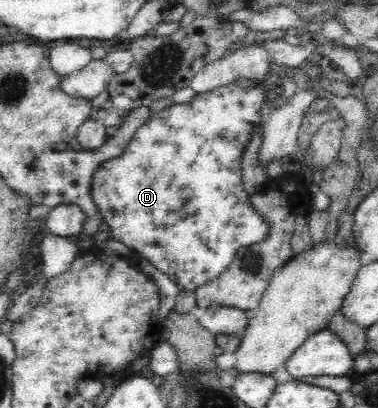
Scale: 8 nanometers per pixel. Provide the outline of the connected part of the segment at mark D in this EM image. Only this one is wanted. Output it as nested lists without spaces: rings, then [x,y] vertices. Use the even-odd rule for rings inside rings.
[[[230,82],[228,85],[220,85],[220,87],[216,87],[212,91],[206,91],[206,93],[196,93],[190,101],[184,104],[173,103],[158,112],[152,111],[148,121],[136,129],[136,133],[134,133],[122,155],[102,163],[93,175],[91,195],[94,202],[96,202],[96,206],[98,206],[98,210],[100,210],[100,214],[102,214],[102,223],[110,226],[110,239],[118,240],[126,247],[138,251],[142,257],[148,259],[156,267],[157,272],[166,273],[180,291],[195,292],[197,287],[211,282],[231,265],[240,248],[262,241],[270,232],[262,214],[256,212],[250,206],[250,195],[244,190],[241,169],[244,150],[249,144],[255,129],[260,127],[260,108],[263,106],[263,101],[267,100],[267,91],[269,89],[264,89],[261,84],[246,89],[236,86],[234,82]]]

